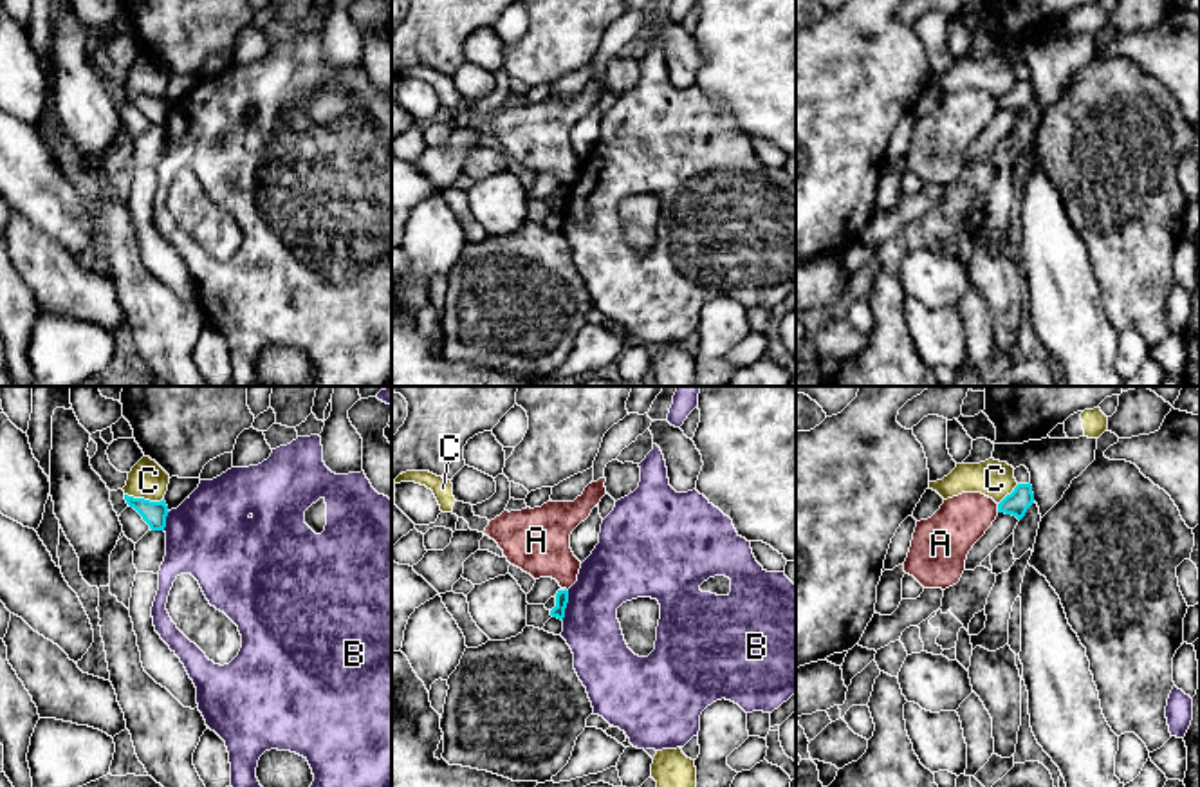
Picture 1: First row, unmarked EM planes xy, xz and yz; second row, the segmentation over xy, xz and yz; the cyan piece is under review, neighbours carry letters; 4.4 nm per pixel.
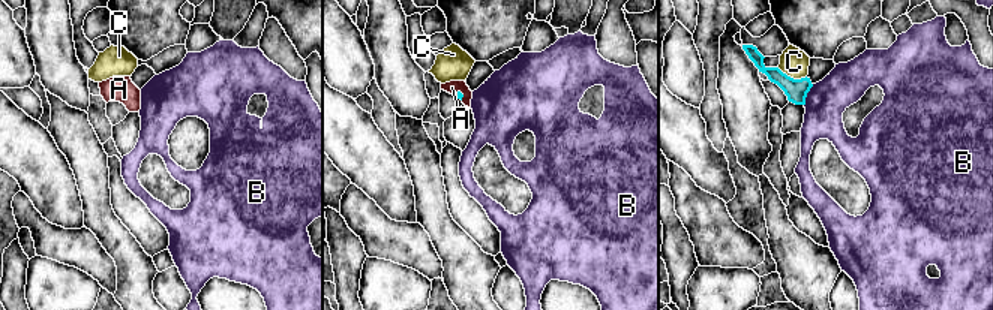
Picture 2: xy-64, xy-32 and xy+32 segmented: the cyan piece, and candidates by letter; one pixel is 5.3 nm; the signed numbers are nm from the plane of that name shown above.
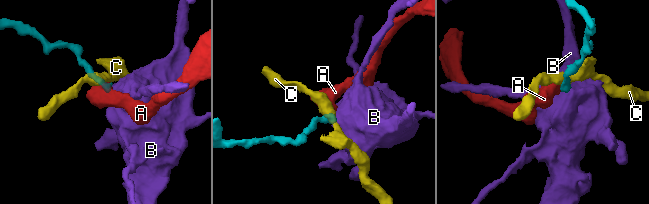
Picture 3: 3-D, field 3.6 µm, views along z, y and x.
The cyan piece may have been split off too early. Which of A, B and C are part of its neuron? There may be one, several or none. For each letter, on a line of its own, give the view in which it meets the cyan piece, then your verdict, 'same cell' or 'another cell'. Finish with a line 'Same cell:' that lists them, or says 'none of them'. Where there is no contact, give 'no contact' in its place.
A: yz | another cell
B: xz | another cell
C: xy | another cell
Same cell: none of them

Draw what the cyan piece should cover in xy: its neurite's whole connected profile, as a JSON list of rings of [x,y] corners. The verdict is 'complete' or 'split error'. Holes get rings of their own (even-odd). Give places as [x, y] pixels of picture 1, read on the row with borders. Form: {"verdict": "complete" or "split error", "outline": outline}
{"verdict": "complete", "outline": [[[125,495],[125,500],[130,507],[134,507],[143,516],[143,520],[150,525],[152,531],[164,531],[166,516],[170,513],[164,500],[150,502],[128,495]]]}

